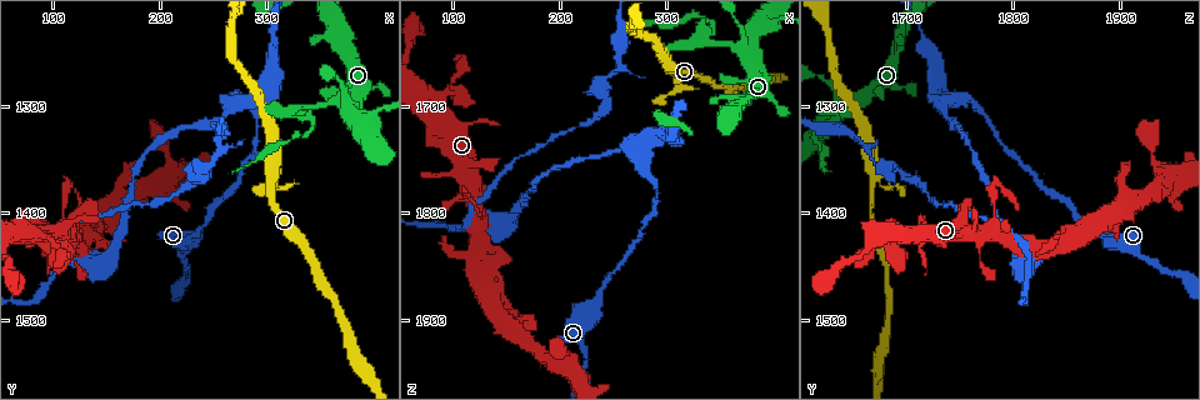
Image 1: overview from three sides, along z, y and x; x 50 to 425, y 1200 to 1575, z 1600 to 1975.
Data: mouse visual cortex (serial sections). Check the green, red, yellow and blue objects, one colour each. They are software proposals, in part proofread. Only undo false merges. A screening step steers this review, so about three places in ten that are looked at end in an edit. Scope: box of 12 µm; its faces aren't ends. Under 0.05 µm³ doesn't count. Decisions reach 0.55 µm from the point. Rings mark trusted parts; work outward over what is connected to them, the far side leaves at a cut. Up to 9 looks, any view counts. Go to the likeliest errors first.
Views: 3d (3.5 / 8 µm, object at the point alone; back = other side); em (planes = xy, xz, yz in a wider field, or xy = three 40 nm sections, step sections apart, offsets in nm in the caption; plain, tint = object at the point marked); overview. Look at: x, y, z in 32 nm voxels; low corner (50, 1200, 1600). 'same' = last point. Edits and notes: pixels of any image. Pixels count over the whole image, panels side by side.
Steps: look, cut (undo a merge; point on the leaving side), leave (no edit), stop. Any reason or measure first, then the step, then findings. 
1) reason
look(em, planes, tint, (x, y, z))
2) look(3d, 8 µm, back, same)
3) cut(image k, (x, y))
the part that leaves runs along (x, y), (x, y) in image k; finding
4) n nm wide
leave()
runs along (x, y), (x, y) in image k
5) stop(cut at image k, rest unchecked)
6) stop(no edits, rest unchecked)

a fork
look(3d, 3.5 µm, (270, 1292, 1738))

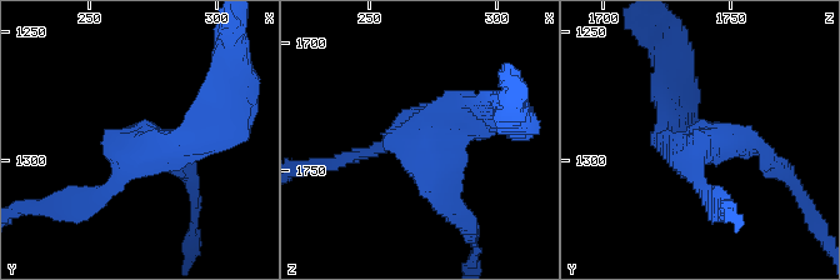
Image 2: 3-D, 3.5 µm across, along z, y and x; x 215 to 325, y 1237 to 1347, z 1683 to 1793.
3 arms; arms of 200, 200, 300 nm; need the tissue
look(em, xy, step 5, plain, (271, 1294, 1739))

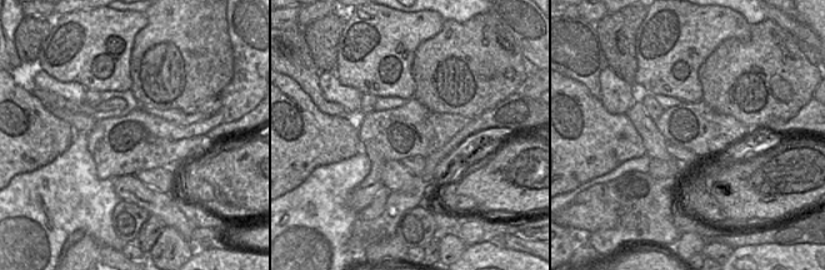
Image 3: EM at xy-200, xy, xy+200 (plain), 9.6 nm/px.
look(em, xy, step 5, tint, same)

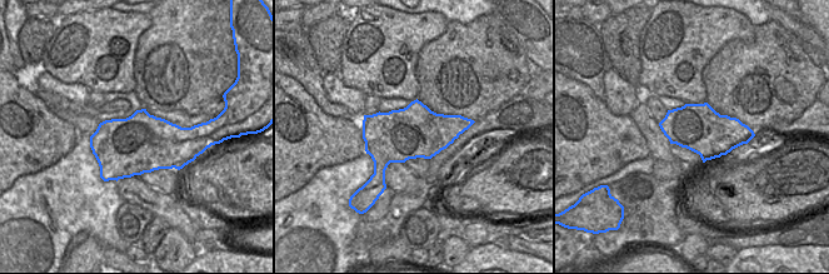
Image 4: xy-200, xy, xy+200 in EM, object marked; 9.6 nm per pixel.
leave()
runs along (450, 210), (411, 130), (373, 149) in image 2; all the same cell

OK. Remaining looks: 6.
three-way junction
look(3d, 3.5 µm, (112, 1442, 1818))

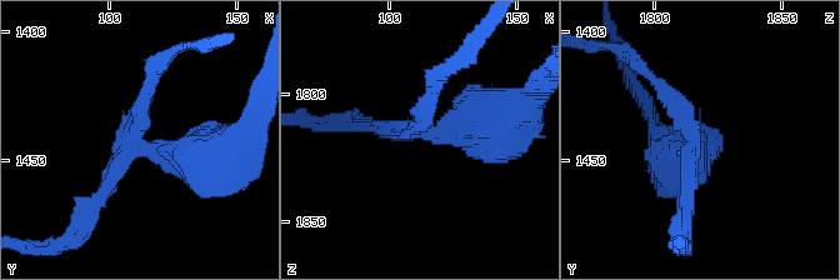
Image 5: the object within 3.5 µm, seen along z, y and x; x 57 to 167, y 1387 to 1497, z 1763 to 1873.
cut(image 5, (668, 100))
the part that leaves runs along (690, 140), (678, 109), (623, 48) in image 5; two cells meet here

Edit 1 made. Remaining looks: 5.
look(overview)

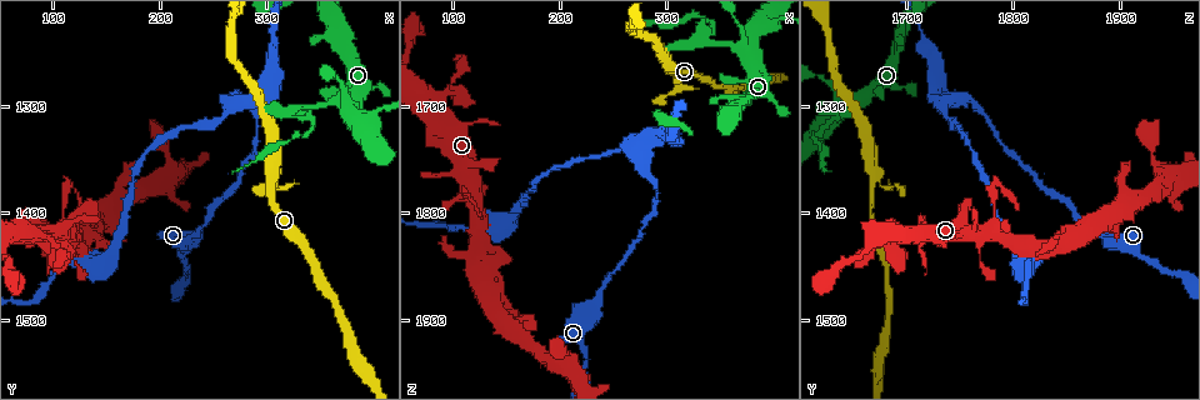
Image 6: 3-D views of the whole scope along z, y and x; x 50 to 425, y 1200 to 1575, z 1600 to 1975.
sharp bend
look(3d, 3.5 µm, (304, 1374, 1666))

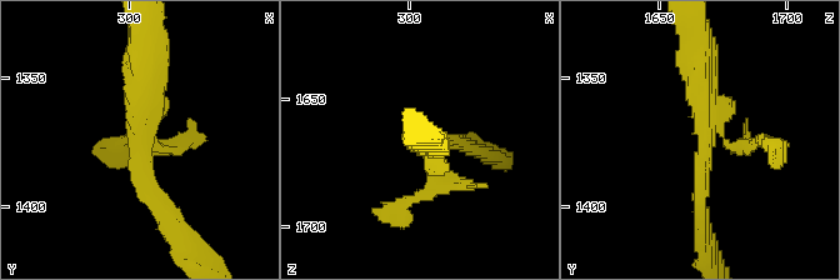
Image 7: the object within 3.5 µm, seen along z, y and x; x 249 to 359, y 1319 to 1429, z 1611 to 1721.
look(em, xy, step 5, tint, (305, 1374, 1669))

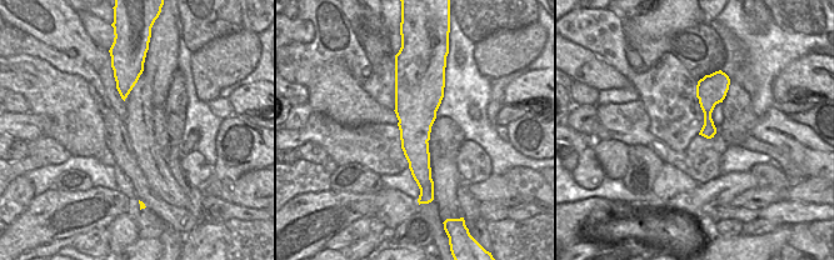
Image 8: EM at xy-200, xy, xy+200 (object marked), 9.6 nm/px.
another direction
look(em, xy, step 3, tint, same)

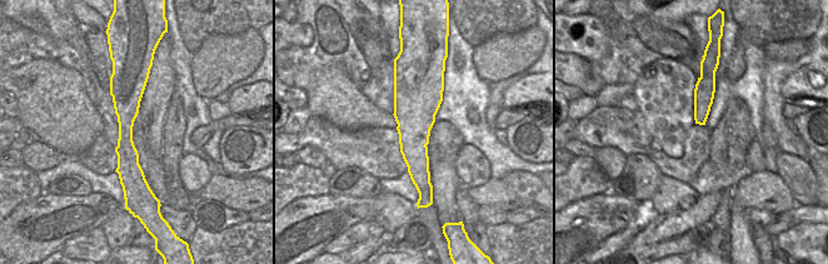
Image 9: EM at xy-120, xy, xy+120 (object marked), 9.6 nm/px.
cut(image 7, (408, 199))
the part that leaves runs along (428, 161), (431, 190), (374, 213) in image 7; a second cell is stuck on

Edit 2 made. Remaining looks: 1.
stop(cut at image 5, cut at image 7, rest unchecked)

